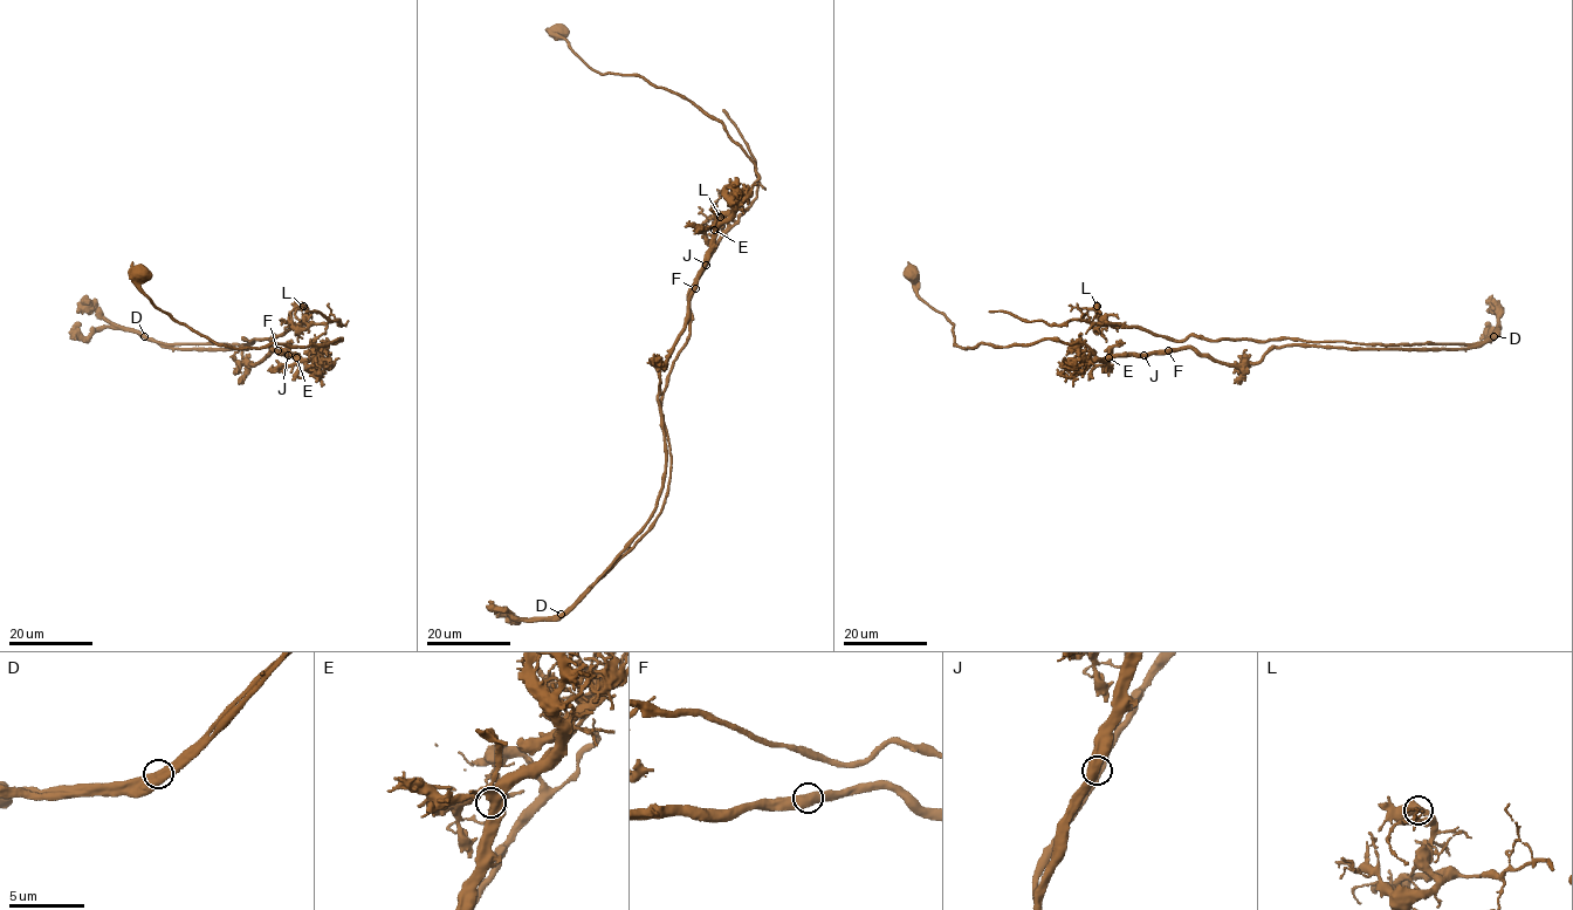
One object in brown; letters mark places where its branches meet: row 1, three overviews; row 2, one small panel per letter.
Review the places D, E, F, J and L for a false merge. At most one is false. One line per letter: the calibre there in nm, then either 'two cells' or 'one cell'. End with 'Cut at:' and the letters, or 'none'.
D: calibre 600 nm; two cells
E: calibre 650 nm; one cell
F: calibre 550 nm; one cell
J: calibre 550 nm; one cell
L: calibre 550 nm; one cell
Cut at: D

